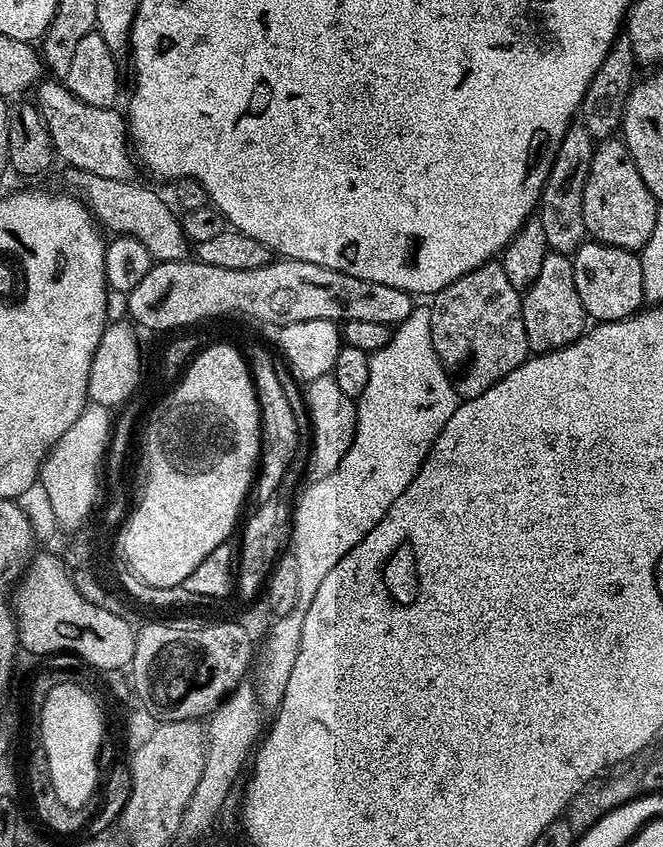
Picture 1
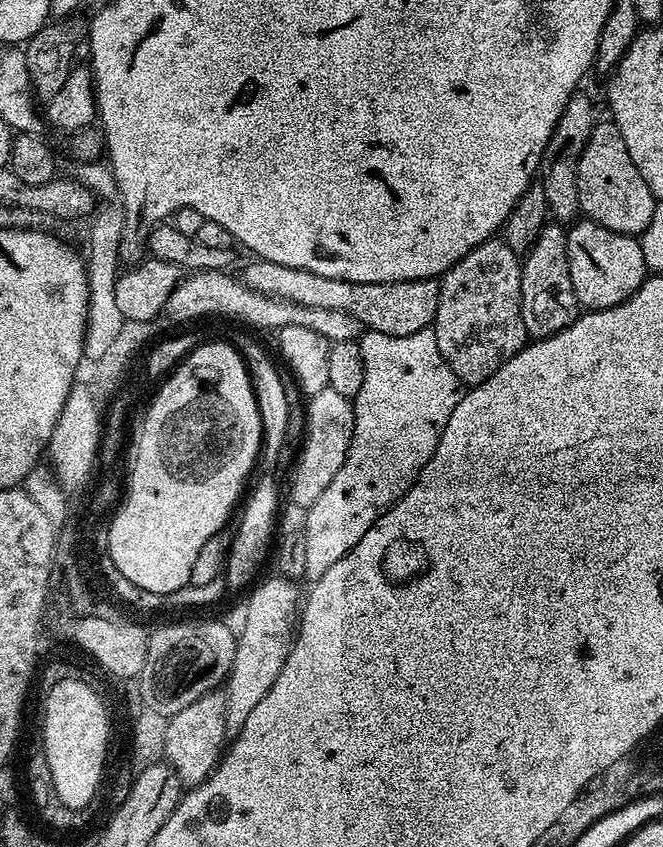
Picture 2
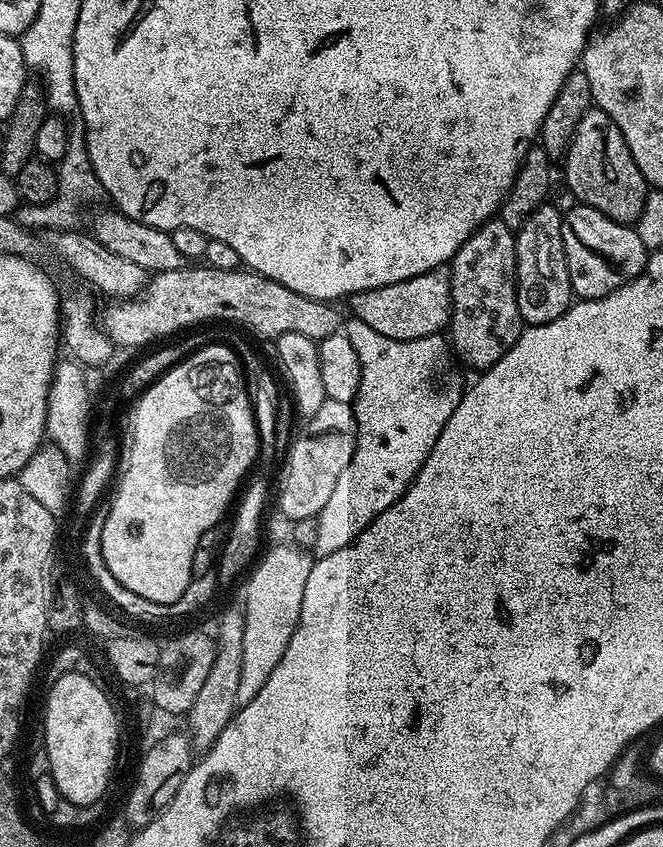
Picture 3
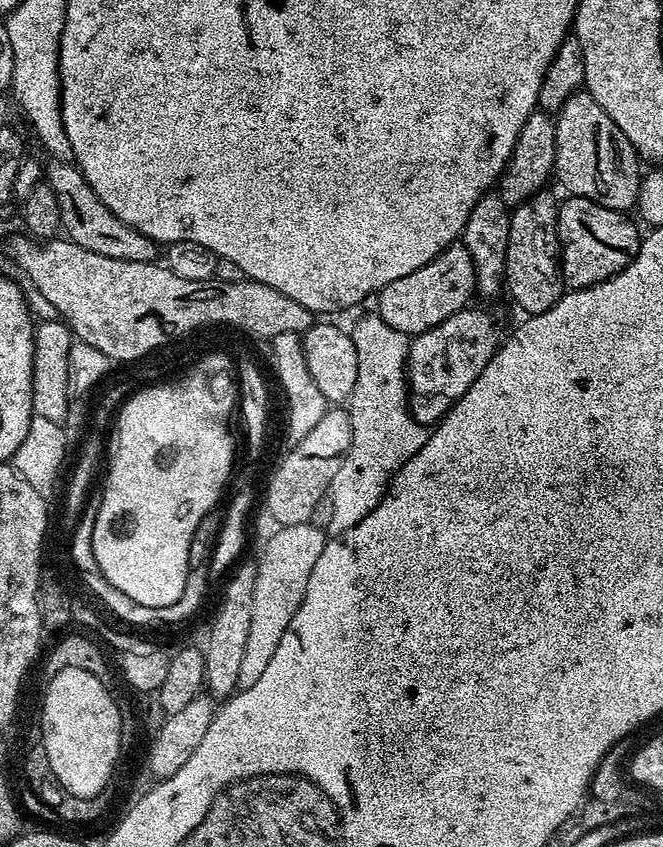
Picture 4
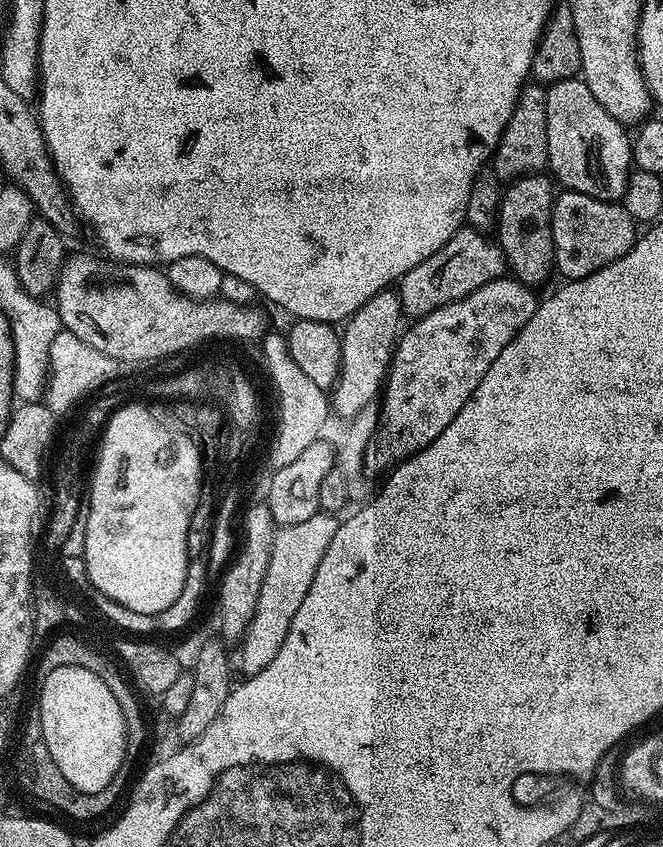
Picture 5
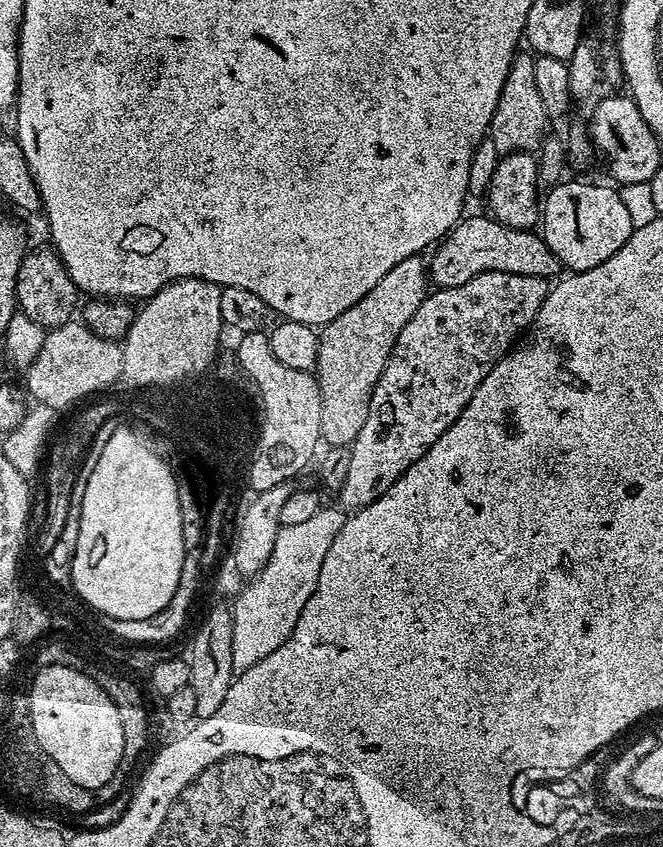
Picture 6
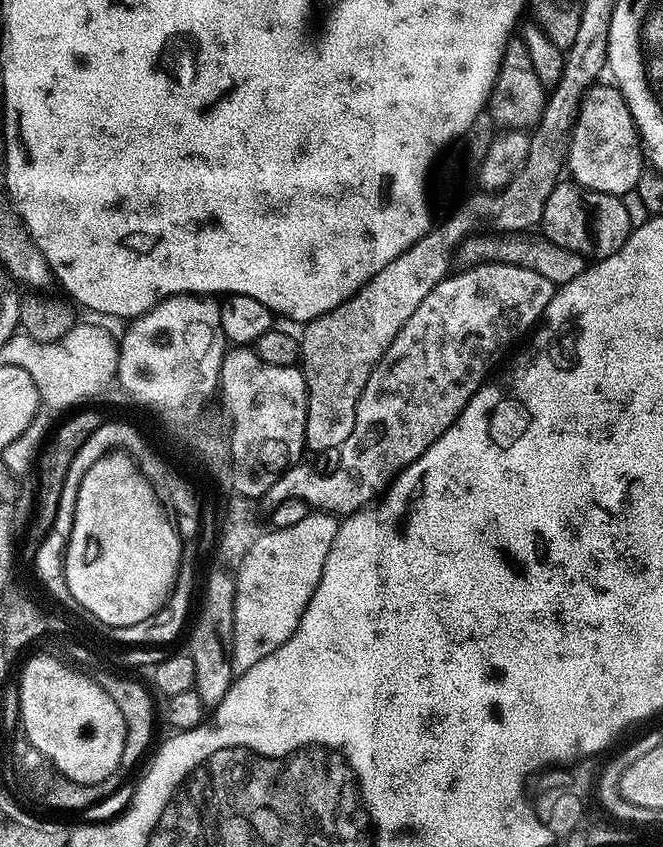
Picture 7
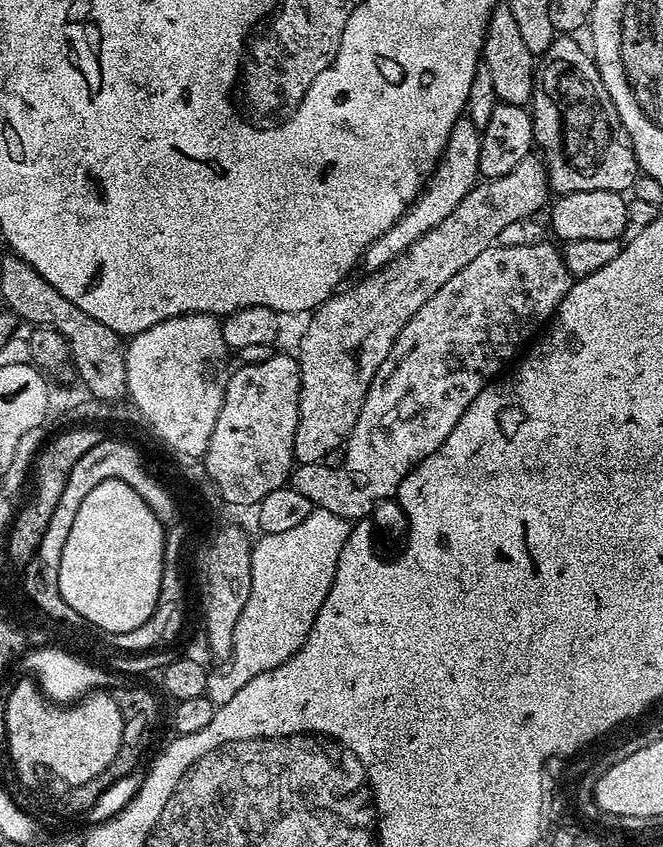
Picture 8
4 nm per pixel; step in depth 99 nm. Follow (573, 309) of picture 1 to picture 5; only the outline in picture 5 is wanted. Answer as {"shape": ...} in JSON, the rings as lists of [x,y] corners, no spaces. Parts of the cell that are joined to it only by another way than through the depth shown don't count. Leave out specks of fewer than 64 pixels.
{"shape":[[[529,174],[511,181],[500,197],[500,213],[496,219],[494,236],[504,251],[511,275],[529,286],[544,284],[554,276],[556,255],[552,241],[552,188],[553,181],[547,175]]]}

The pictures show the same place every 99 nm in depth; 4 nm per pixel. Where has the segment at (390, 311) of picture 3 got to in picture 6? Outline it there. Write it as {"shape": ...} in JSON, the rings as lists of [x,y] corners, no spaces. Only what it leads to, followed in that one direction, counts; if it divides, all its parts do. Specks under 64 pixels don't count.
{"shape":[[[465,215],[460,223],[439,241],[438,247],[431,253],[432,260],[430,256],[427,261],[428,275],[436,288],[462,286],[462,282],[470,282],[470,278],[478,278],[478,274],[487,272],[530,274],[545,278],[556,278],[561,275],[561,262],[554,250],[546,246],[543,235],[527,228],[502,226],[492,219],[491,215],[483,215]]]}

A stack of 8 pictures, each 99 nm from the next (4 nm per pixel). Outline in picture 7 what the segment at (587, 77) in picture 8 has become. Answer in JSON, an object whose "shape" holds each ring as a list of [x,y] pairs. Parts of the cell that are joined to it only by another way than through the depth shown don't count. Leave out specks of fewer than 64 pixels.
{"shape":[[[597,82],[585,89],[580,99],[580,109],[576,112],[576,122],[572,125],[572,134],[568,138],[567,175],[584,188],[623,198],[626,193],[636,191],[638,178],[645,170],[646,157],[640,135],[620,91],[608,82]]]}

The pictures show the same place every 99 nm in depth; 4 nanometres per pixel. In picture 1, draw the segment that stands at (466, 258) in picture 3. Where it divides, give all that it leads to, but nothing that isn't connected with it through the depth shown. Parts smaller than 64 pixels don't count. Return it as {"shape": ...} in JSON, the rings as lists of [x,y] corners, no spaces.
{"shape":[[[489,262],[470,270],[470,274],[462,274],[450,286],[435,293],[430,300],[430,338],[434,338],[434,350],[440,359],[440,365],[448,371],[452,384],[456,388],[457,397],[471,398],[490,390],[510,370],[522,366],[530,355],[526,326],[522,322],[521,289],[510,286],[510,278],[506,278],[503,263]]]}

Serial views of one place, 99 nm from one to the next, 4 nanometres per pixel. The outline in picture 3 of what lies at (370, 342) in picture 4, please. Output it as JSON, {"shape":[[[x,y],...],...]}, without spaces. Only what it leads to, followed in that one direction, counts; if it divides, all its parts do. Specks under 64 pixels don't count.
{"shape":[[[355,318],[349,321],[349,324],[347,321],[343,325],[342,331],[350,338],[354,350],[358,350],[358,362],[362,362],[362,386],[358,386],[354,401],[356,449],[354,458],[350,458],[350,466],[342,470],[326,506],[322,506],[320,515],[316,517],[318,530],[314,552],[317,557],[334,554],[334,550],[342,550],[342,546],[354,542],[354,538],[362,534],[366,526],[370,526],[373,518],[385,512],[412,485],[434,442],[438,442],[438,434],[442,434],[450,414],[454,414],[462,395],[462,387],[456,380],[448,380],[445,384],[432,388],[432,383],[439,378],[440,371],[444,368],[446,340],[443,335],[395,340],[386,338],[386,334],[378,334],[378,330],[370,330],[366,322]]]}

